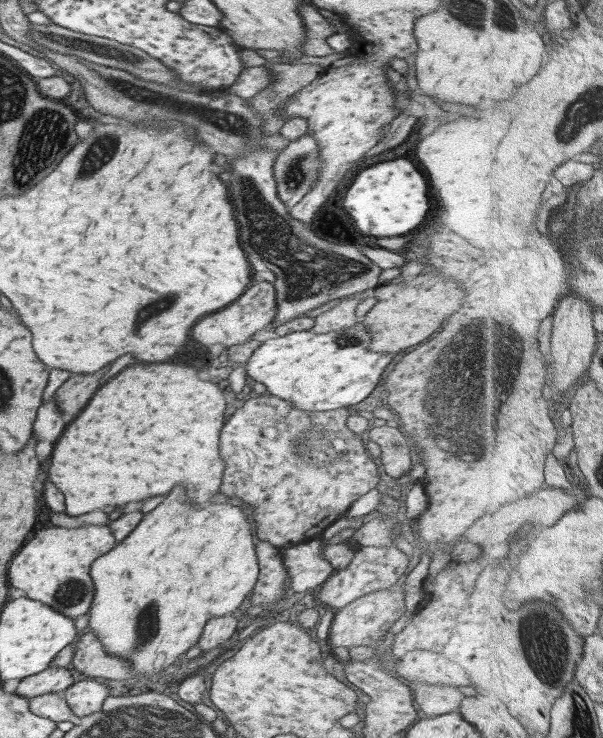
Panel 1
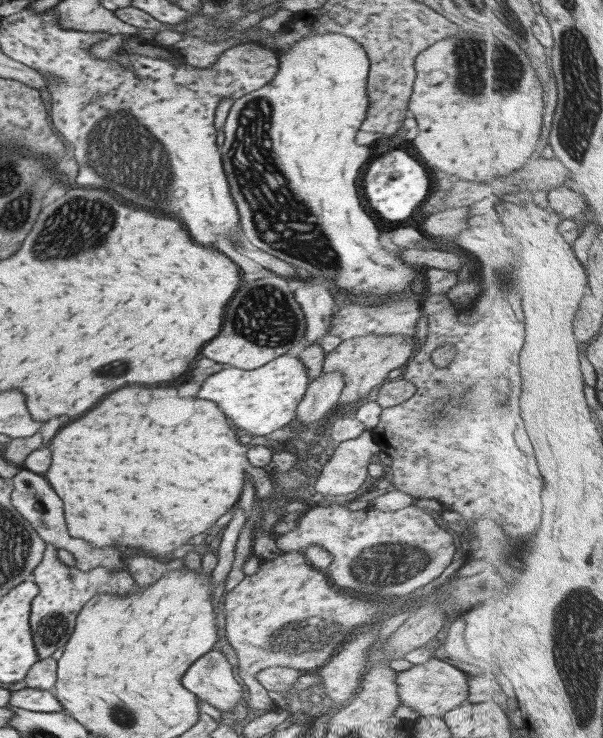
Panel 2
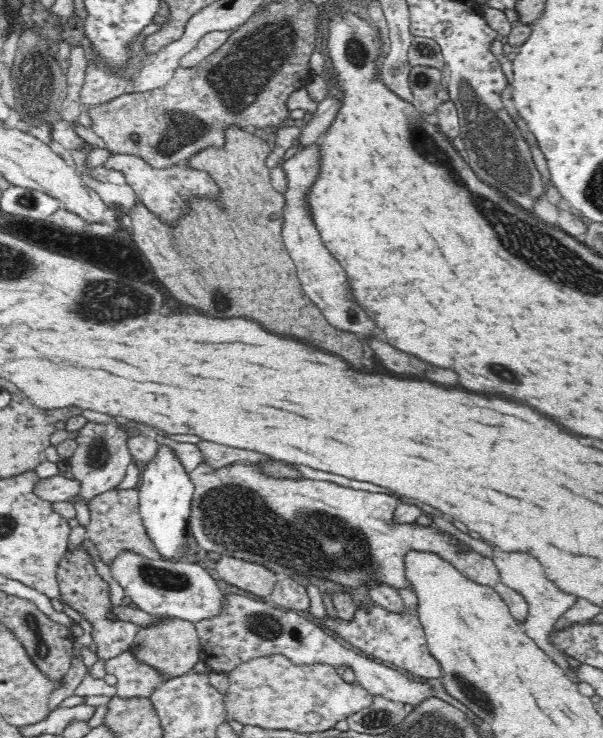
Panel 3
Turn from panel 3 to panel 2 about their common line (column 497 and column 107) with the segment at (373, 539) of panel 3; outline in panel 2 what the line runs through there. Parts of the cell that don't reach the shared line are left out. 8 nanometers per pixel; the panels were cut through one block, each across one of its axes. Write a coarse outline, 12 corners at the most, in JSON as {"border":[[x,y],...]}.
{"border":[[55,546],[32,571],[29,624],[39,659],[51,657],[98,593],[128,595],[126,569],[68,566]]}

